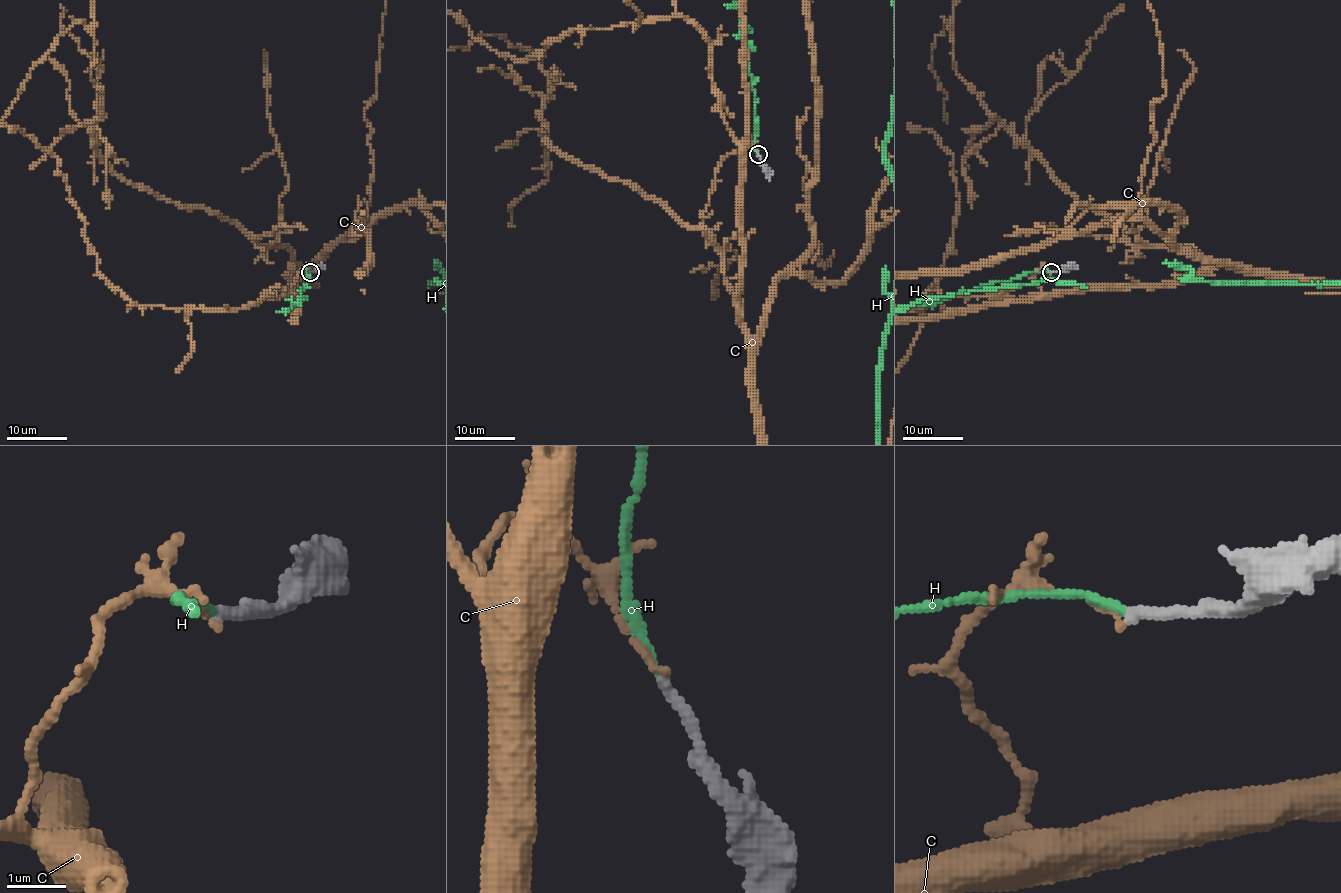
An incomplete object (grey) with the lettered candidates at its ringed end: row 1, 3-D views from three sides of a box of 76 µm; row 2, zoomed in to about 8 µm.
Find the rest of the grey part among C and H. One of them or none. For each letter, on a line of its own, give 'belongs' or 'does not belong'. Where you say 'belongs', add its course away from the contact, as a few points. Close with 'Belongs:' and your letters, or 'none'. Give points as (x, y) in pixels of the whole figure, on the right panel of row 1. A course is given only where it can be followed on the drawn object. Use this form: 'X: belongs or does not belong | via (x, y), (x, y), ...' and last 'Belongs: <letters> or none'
C: does not belong
H: belongs
Belongs: H

